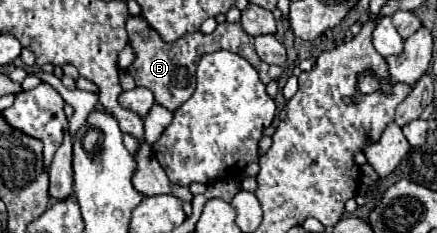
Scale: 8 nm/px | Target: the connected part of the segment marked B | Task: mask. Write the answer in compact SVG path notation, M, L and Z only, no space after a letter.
M131 17L127 21L127 33L129 33L129 43L131 47L135 49L135 55L137 59L129 65L129 73L131 77L135 79L135 83L139 87L147 87L153 91L155 95L155 103L157 105L163 105L165 109L169 111L177 111L195 91L195 69L197 69L197 63L203 55L207 53L215 53L215 51L231 51L239 57L243 57L245 61L251 63L251 67L259 73L259 79L267 85L269 81L273 79L279 79L283 69L277 67L277 65L267 65L263 61L259 61L255 49L253 49L253 37L245 33L245 29L239 25L239 23L221 23L217 25L217 29L211 33L211 35L205 35L201 31L197 33L189 33L189 35L183 35L181 39L177 41L171 41L171 43L165 43L157 31L153 31L147 21L143 17Z

